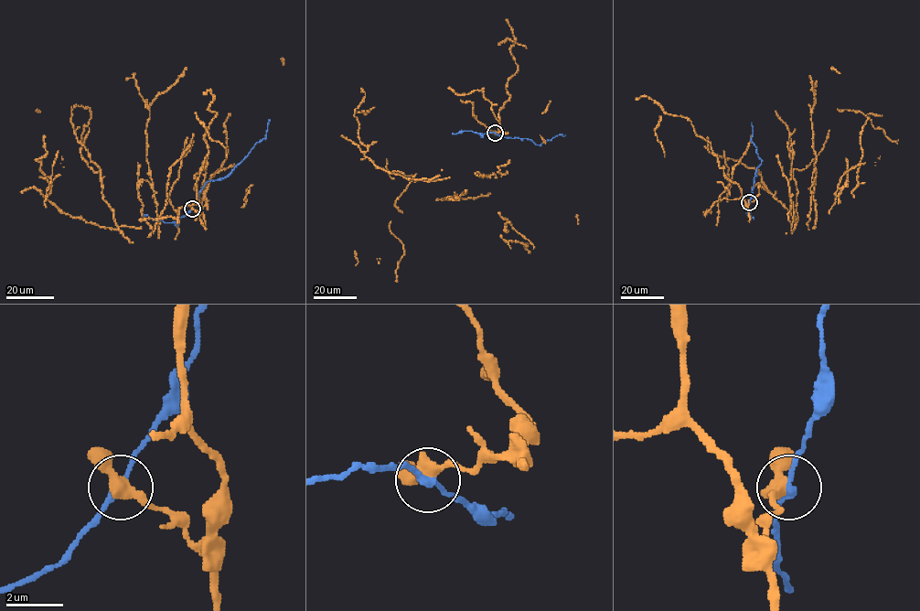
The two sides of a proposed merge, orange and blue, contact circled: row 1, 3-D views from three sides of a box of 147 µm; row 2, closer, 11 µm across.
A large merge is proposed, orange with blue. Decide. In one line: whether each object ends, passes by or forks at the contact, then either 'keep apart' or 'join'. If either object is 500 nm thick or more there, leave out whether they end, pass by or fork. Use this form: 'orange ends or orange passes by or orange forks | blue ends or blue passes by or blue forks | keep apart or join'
orange passes by | blue passes by | keep apart

